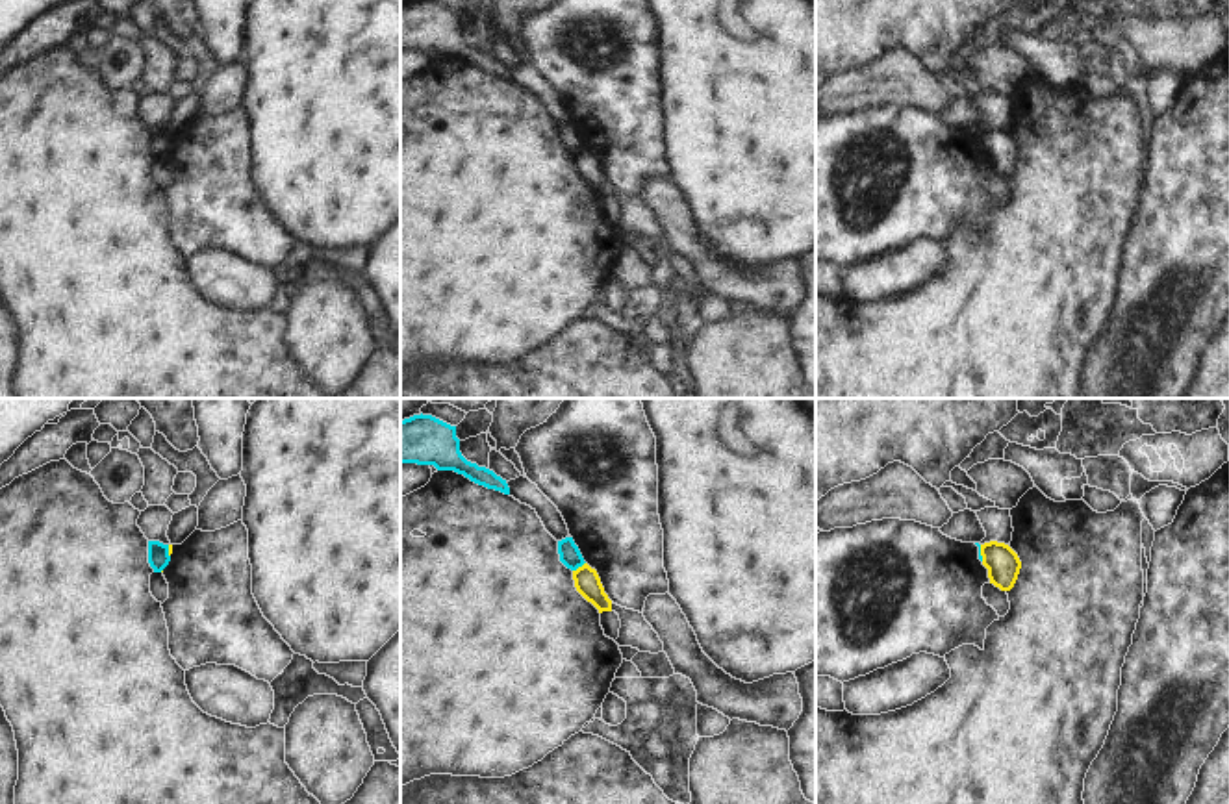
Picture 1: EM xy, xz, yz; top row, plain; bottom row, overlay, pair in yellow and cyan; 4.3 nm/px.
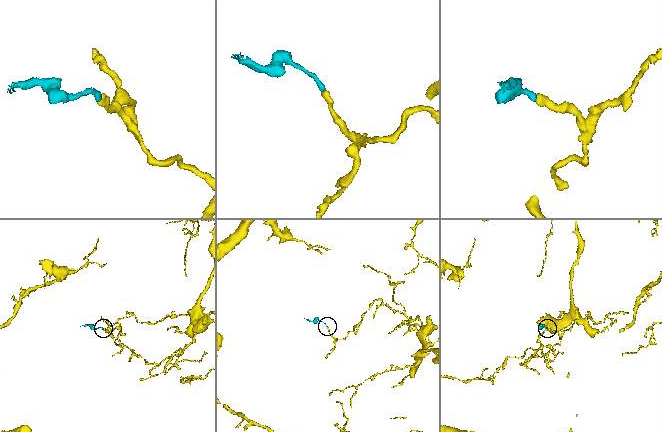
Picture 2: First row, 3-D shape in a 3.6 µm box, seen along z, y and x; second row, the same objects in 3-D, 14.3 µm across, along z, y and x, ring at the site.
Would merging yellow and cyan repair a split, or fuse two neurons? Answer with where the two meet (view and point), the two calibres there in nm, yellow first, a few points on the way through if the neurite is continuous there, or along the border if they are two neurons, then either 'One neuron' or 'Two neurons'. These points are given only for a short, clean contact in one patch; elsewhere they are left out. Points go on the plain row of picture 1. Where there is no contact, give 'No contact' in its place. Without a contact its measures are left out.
Touches yellow at xz (579, 152). Thickness 110 nm (yellow) against 90 nm. Boundary: xz (584, 147), (573, 156). Two neurons.

